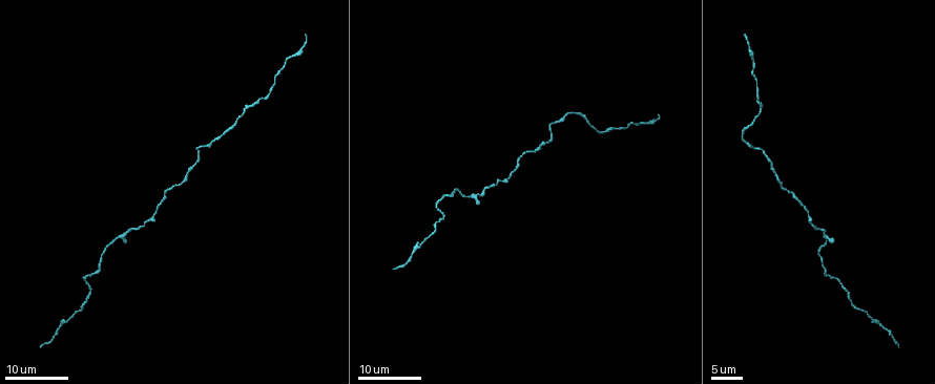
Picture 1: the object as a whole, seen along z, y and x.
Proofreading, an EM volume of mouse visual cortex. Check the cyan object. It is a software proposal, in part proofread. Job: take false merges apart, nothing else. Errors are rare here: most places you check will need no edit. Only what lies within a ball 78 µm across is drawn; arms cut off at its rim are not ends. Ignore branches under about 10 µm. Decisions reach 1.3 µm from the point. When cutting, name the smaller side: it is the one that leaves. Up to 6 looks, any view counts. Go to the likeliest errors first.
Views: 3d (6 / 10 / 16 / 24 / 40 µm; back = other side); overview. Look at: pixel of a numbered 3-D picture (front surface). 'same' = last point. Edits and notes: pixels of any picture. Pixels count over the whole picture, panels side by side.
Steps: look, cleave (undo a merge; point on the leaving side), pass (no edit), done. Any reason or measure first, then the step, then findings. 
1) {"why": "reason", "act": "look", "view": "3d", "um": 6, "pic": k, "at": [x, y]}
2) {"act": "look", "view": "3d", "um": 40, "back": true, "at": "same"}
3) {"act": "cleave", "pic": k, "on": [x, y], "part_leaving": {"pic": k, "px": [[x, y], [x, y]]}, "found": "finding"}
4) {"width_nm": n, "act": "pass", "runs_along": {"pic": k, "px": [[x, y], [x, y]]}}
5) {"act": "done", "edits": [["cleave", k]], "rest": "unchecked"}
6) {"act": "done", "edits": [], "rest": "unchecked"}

{"act": "look", "view": "3d", "um": 24, "pic": 1, "at": [516, 166]}

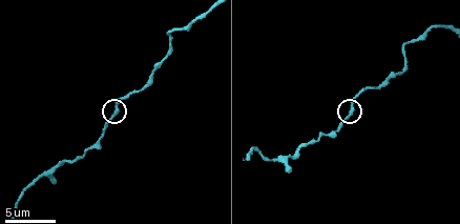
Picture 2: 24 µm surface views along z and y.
{"act": "look", "view": "3d", "um": 6, "pic": 2, "at": [117, 110]}

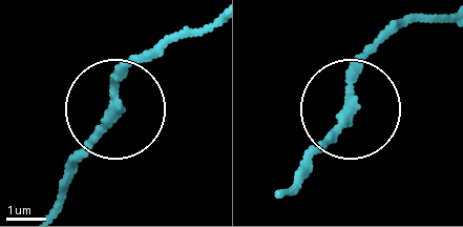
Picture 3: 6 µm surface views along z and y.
{"act": "pass", "runs_along": {"pic": 3, "px": [[111, 106], [114, 123], [71, 170]]}, "found": "all the same cell"}

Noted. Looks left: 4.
{"why": "calibre changes", "act": "look", "view": "3d", "um": 24, "pic": 1, "at": [249, 106]}

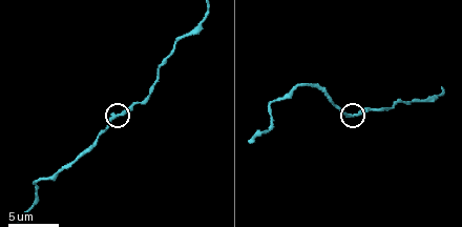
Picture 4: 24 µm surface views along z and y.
{"act": "look", "view": "3d", "um": 6, "pic": 4, "at": [349, 114]}

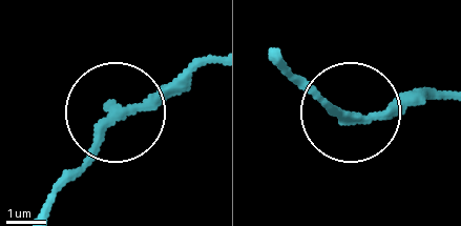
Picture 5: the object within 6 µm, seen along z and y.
{"width_nm": 220, "act": "pass", "runs_along": {"pic": 5, "px": [[278, 57], [335, 110], [439, 101]]}, "found": "all the same cell"}

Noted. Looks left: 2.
{"why": "thick turns thin", "act": "look", "view": "3d", "um": 6, "pic": 2, "at": [45, 172]}

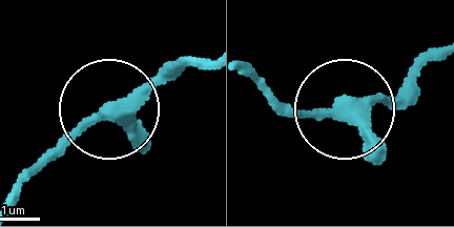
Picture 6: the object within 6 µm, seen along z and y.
{"why": "other side", "act": "look", "view": "3d", "um": 6, "back": true, "pic": 6, "at": [105, 112]}

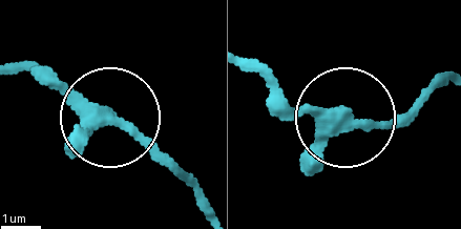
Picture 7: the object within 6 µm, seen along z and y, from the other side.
{"arms": 3, "act": "pass", "runs_along": {"pic": 7, "px": [[253, 67], [304, 107], [384, 127], [411, 110]]}, "found": "all the same cell"}

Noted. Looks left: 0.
{"act": "done", "edits": [], "rest": "unchecked"}

